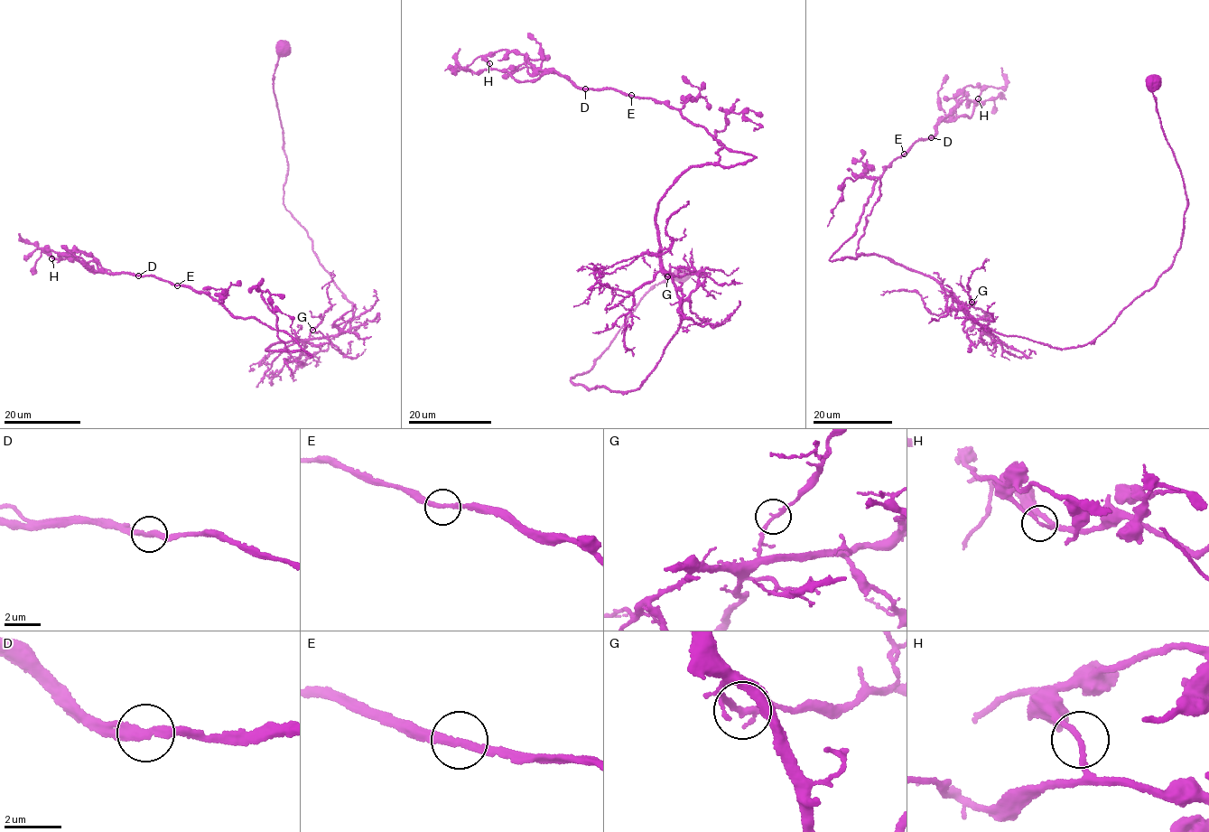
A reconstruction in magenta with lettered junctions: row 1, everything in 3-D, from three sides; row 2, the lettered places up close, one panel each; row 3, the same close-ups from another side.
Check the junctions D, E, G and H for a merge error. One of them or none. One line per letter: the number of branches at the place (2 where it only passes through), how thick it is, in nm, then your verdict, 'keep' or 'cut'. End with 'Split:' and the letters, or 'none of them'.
D: 2 | 300 nm | keep
E: 2 | 240 nm | keep
G: 2 | 200 nm | keep
H: 2 | 170 nm | cut
Split: H

